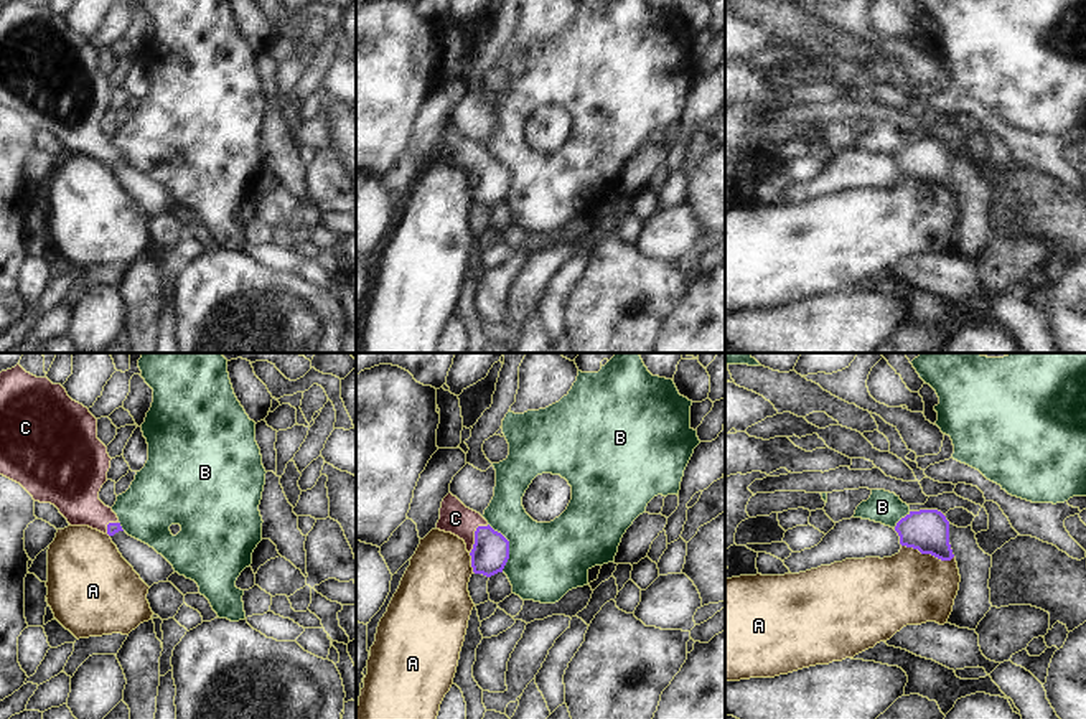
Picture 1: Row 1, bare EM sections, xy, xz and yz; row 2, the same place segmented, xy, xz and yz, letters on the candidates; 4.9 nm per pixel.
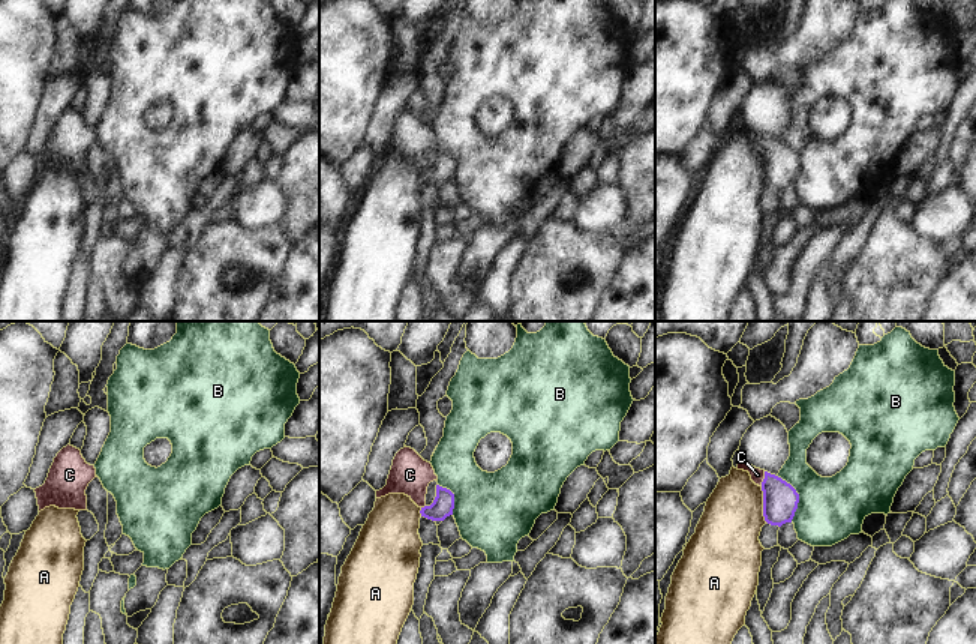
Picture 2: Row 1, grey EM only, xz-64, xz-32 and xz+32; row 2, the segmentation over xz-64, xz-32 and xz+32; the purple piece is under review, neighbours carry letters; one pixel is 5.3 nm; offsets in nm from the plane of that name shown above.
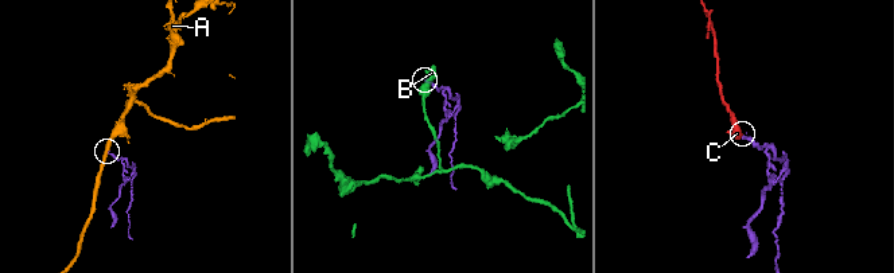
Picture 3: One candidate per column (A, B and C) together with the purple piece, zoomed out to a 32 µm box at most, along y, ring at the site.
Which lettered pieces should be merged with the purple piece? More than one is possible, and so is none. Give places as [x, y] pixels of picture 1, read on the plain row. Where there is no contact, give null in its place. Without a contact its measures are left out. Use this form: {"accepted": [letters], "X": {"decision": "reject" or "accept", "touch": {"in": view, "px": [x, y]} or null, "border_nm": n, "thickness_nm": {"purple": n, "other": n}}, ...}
{"accepted": ["C"], "A": {"decision": "reject", "touch": {"in": "yz", "px": [928, 183]}, "border_nm": 260, "thickness_nm": {"purple": 200, "other": 360}}, "B": {"decision": "reject", "touch": {"in": "xz", "px": [508, 177]}, "border_nm": 260, "thickness_nm": {"purple": 180, "other": 360}}, "C": {"decision": "accept", "touch": {"in": "xz", "px": [475, 165]}, "border_nm": 170, "thickness_nm": {"purple": 180, "other": 150}}}

